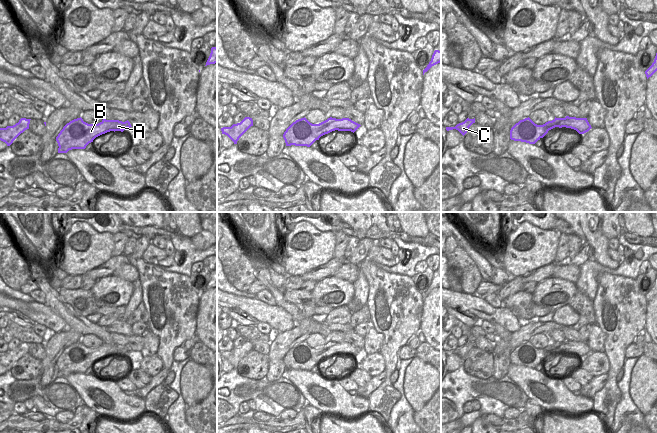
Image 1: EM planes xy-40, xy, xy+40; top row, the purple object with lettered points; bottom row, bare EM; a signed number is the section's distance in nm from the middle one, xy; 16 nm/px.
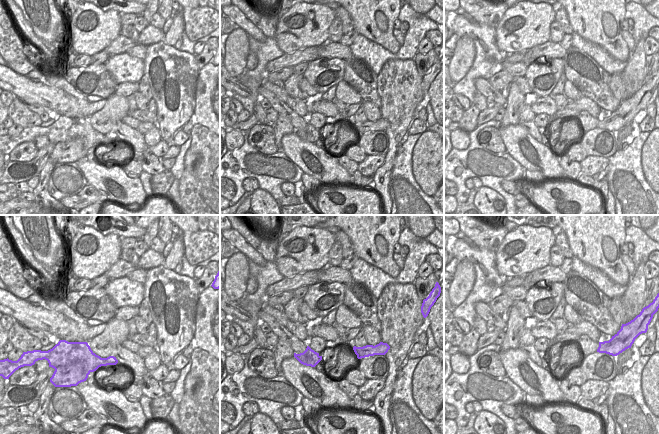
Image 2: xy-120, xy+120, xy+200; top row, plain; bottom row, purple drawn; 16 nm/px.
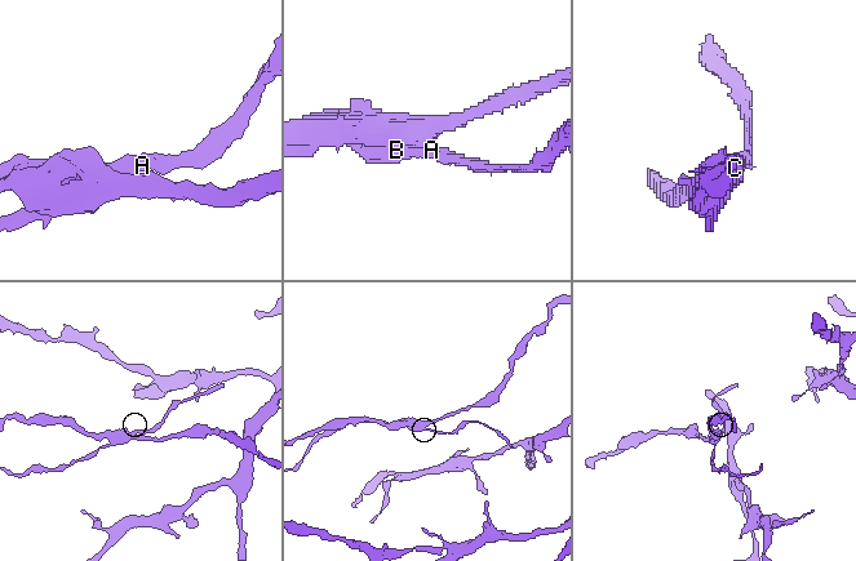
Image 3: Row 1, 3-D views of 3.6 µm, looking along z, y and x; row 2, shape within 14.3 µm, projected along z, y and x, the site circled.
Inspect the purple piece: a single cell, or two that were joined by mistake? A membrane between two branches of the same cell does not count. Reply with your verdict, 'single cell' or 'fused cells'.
fused cells

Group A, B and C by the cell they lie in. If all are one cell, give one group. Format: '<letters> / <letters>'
A B / C

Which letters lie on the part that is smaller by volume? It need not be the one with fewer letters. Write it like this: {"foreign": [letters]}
{"foreign": ["A", "B"]}

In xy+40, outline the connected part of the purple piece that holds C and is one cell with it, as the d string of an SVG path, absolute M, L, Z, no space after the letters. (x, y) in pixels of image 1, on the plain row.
M467 342L464 346L457 348L455 351L446 351L446 354L449 355L449 354L456 353L464 360L467 357L469 351L473 347L475 347L475 342L474 343Z

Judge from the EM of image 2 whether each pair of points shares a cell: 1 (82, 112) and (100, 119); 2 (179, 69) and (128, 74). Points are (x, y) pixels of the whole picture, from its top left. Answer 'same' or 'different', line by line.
1: different
2: different

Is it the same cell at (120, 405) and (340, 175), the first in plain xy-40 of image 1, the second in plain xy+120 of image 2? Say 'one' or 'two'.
one

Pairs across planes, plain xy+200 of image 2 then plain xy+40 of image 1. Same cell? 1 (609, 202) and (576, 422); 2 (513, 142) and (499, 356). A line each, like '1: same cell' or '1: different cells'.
1: different cells
2: different cells

